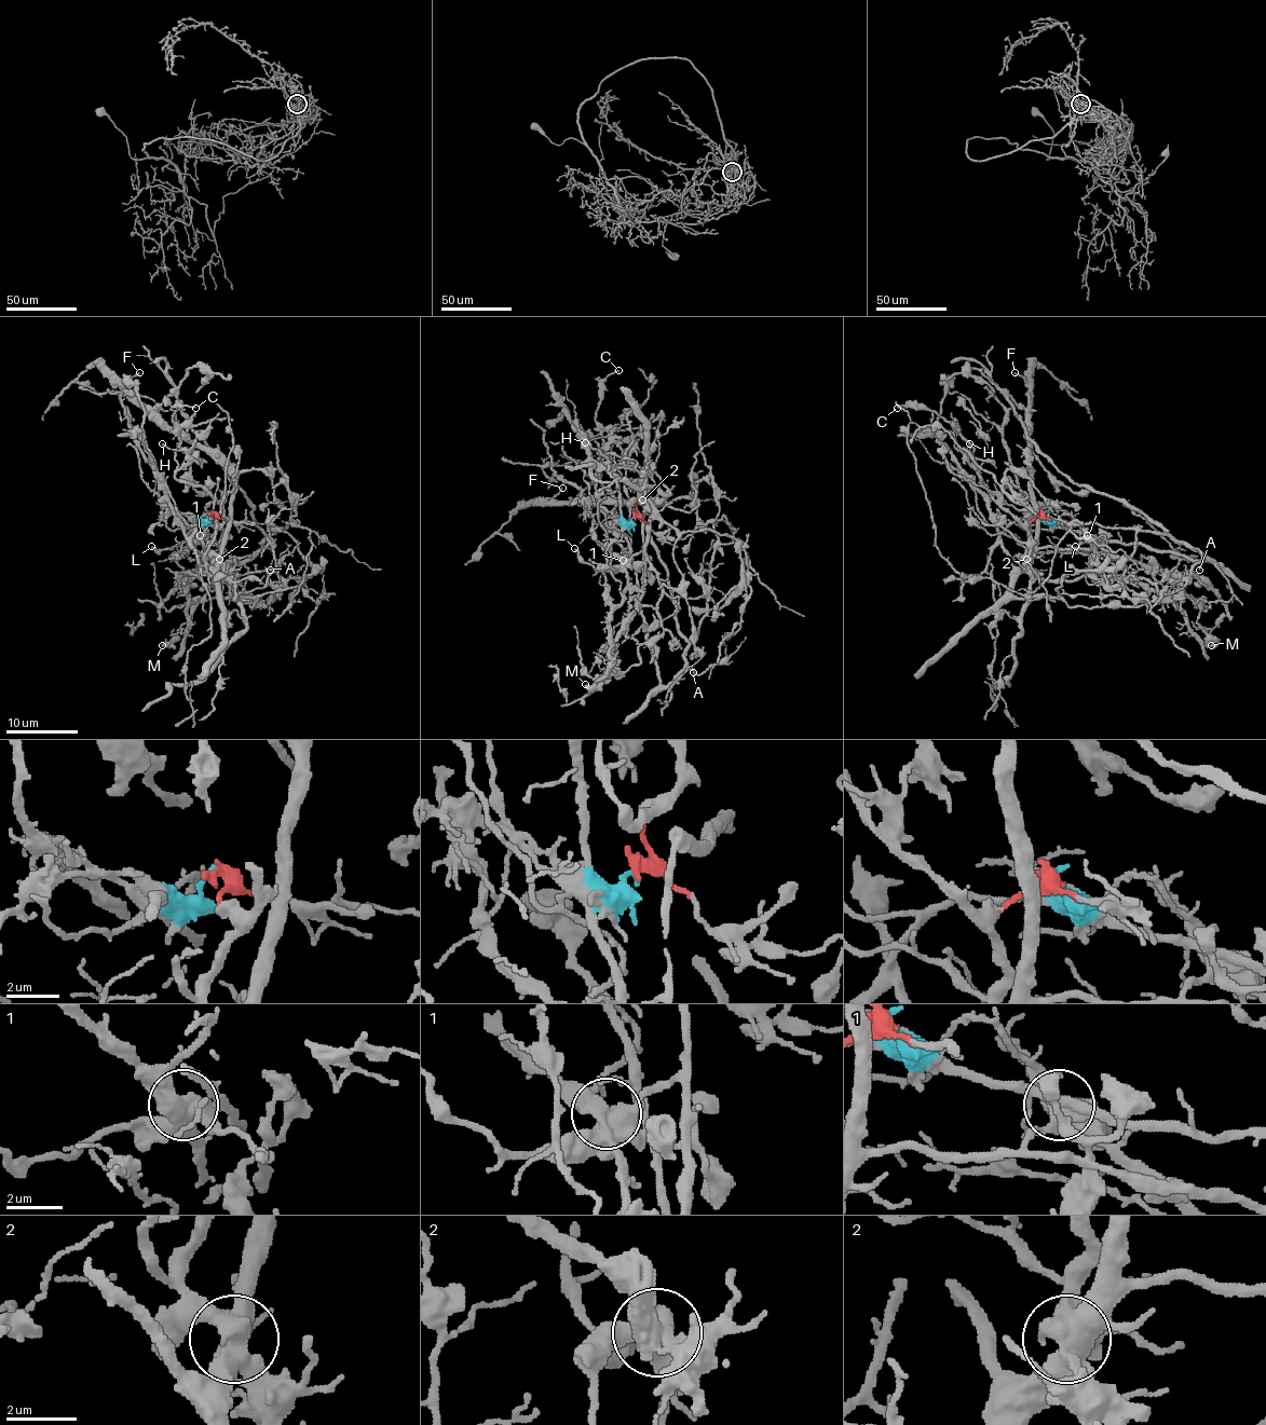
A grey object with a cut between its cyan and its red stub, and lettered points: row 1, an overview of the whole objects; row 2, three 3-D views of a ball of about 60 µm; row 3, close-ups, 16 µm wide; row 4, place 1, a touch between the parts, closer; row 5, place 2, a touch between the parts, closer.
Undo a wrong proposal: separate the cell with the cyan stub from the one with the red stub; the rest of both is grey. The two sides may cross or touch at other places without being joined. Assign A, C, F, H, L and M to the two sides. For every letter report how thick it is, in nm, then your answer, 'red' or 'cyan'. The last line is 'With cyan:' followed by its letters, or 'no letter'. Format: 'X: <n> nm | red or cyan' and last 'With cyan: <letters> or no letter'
A: 100 nm | cyan
C: 150 nm | red
F: 150 nm | cyan
H: 140 nm | red
L: 240 nm | cyan
M: 340 nm | red
With cyan: A, F, L

